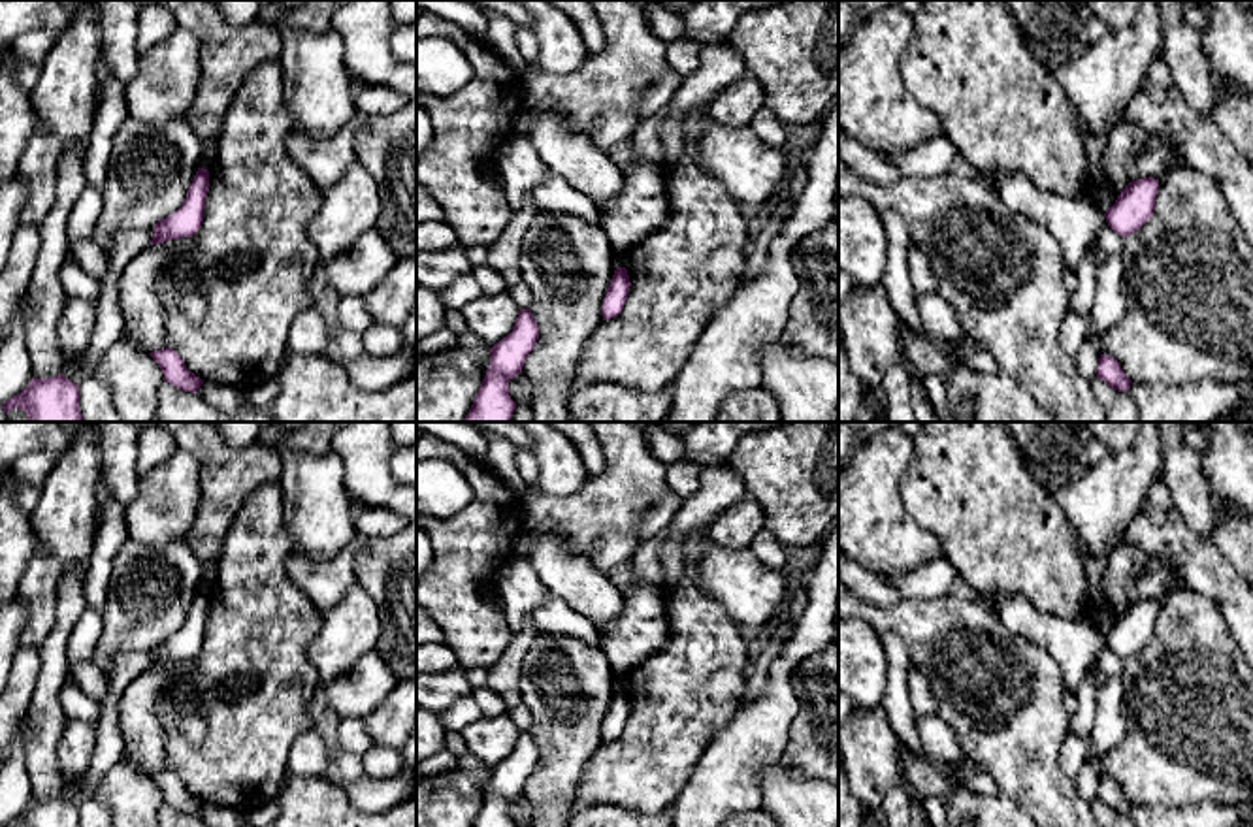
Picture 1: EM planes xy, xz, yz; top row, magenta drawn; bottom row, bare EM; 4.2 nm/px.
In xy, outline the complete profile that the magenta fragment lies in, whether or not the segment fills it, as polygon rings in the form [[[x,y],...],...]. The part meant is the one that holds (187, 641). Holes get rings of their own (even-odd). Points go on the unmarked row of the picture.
[[[198,590],[183,627],[170,639],[158,642],[153,652],[151,667],[164,663],[192,659],[203,644],[205,620],[209,612],[209,593]]]

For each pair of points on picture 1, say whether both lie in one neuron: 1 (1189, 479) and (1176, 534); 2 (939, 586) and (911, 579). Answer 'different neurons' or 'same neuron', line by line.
1: different neurons
2: same neuron

